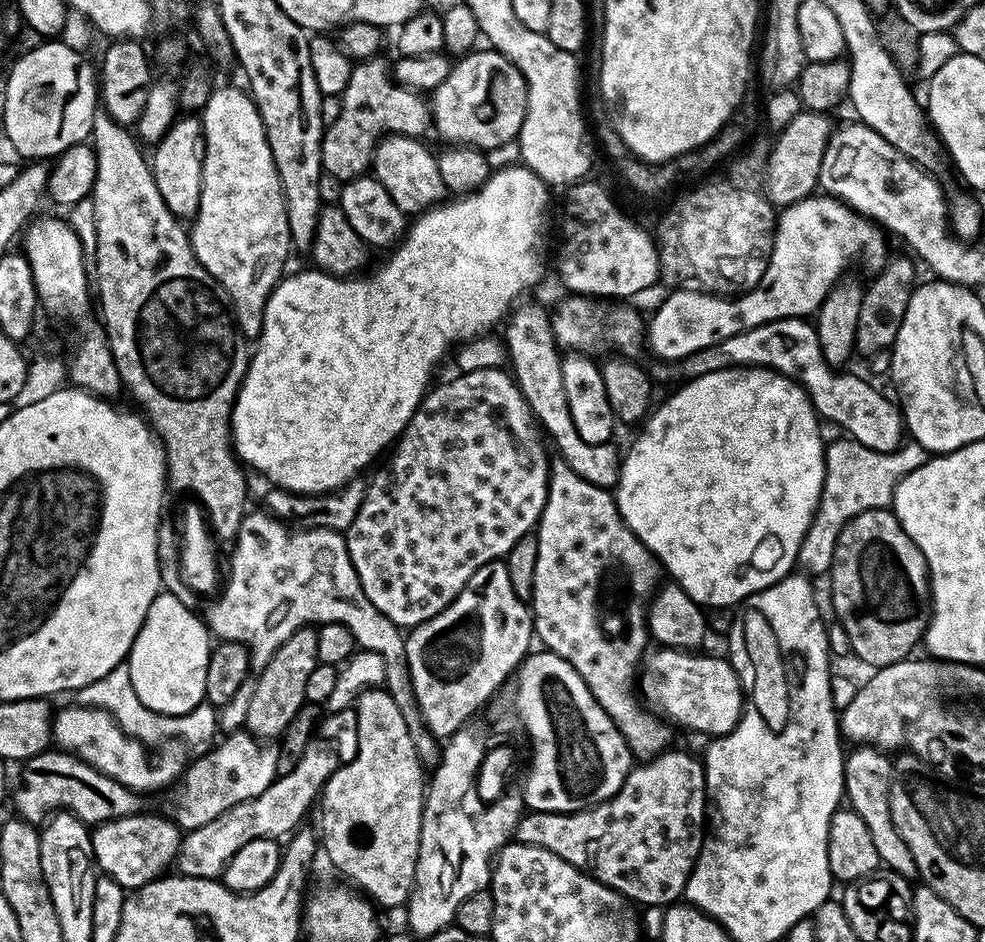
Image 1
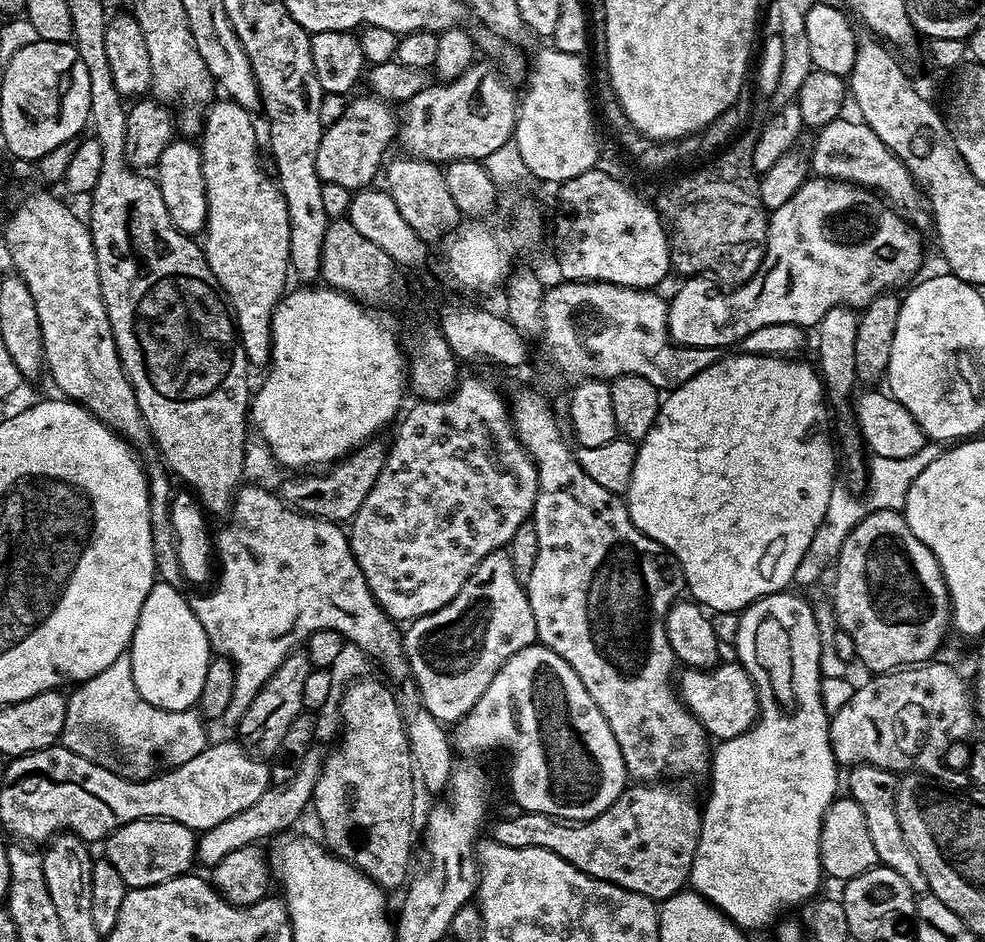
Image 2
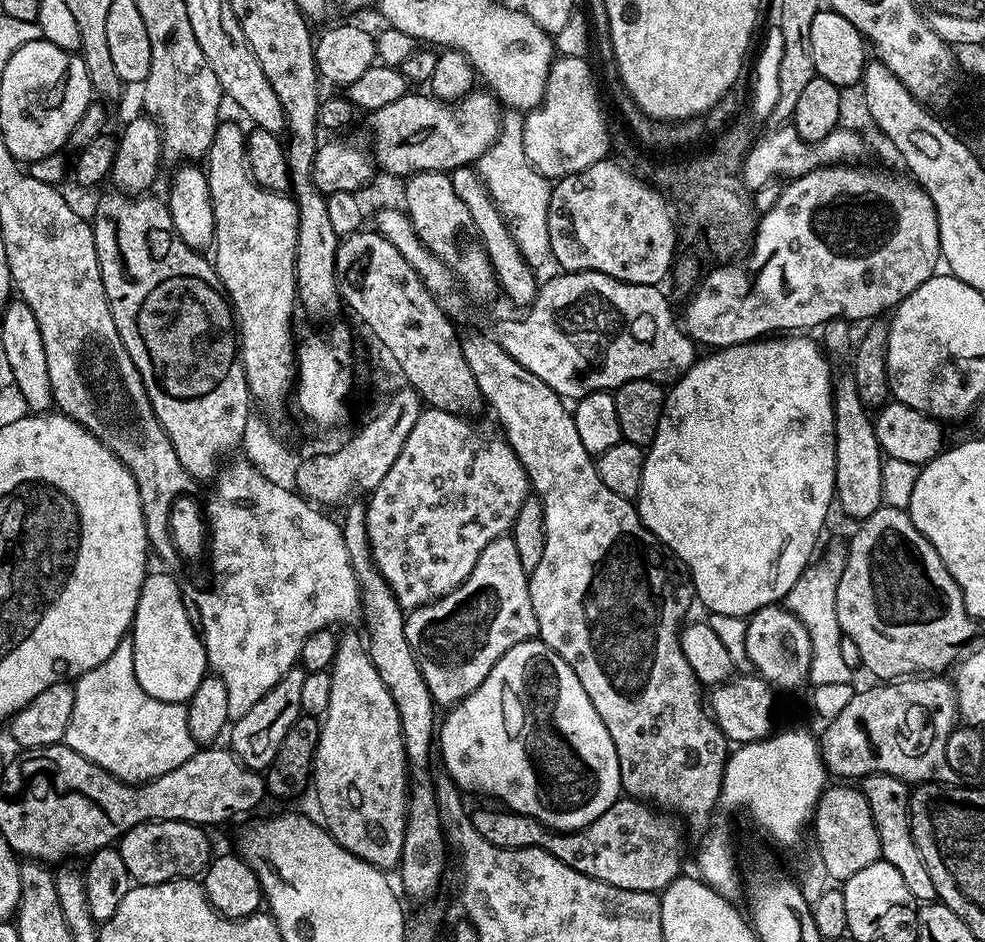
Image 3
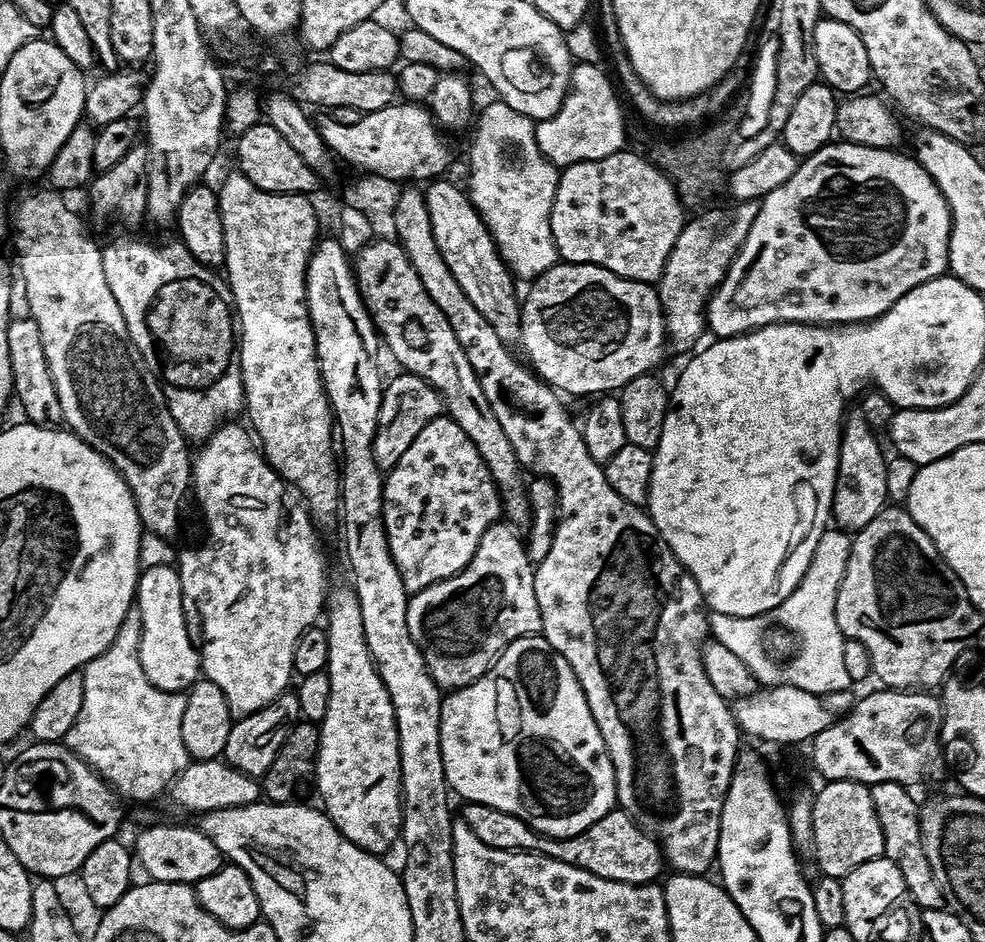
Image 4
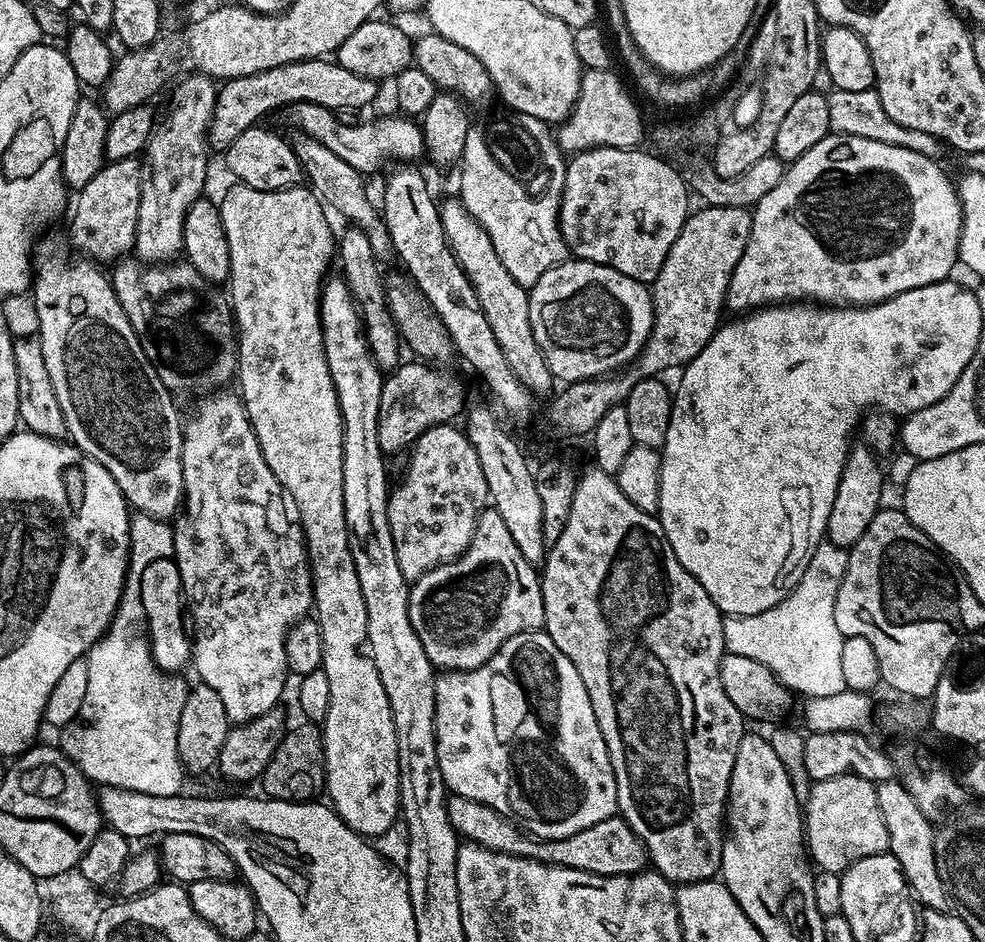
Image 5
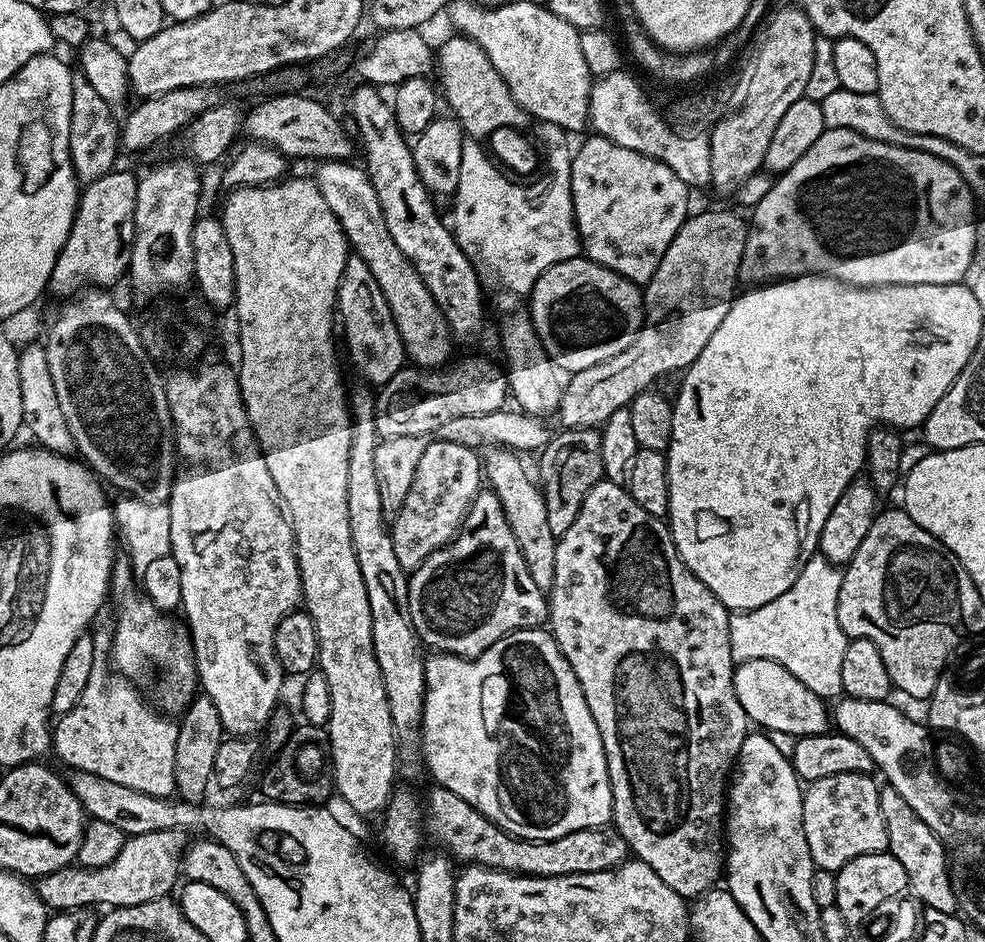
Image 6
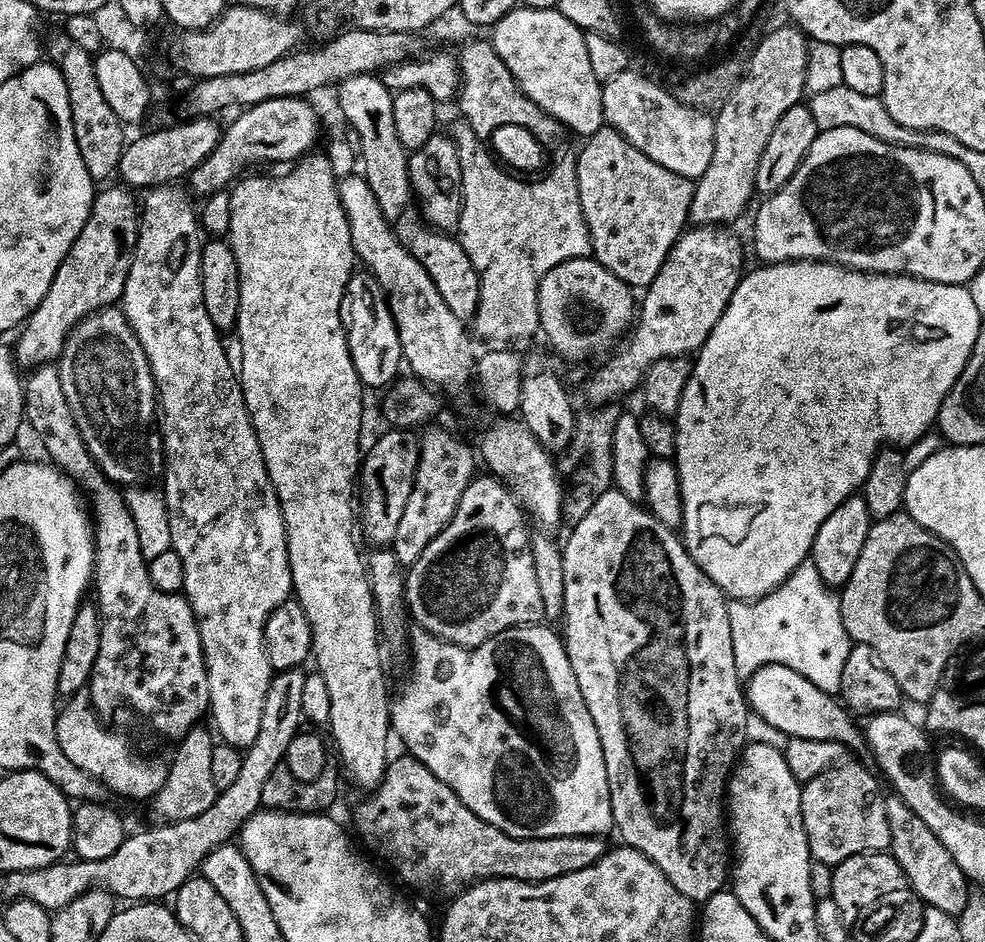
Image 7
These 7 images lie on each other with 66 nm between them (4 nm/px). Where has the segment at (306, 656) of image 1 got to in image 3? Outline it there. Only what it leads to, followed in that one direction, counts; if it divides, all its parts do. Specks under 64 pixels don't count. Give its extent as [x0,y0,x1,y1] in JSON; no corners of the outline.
[230,666,308,773]

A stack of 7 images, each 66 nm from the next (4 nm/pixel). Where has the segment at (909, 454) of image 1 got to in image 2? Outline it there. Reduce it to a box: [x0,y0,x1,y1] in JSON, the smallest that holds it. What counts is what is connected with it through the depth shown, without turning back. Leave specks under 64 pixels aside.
[792,442,942,589]

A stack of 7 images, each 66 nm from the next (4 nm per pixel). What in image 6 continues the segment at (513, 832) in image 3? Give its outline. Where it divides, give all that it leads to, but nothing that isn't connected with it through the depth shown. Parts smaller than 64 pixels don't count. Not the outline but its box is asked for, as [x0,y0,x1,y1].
[428,786,630,876]

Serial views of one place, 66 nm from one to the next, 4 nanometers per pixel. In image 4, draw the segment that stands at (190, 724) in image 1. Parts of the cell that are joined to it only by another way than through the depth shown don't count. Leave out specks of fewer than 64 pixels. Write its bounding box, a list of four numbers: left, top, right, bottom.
[63,606,190,800]

